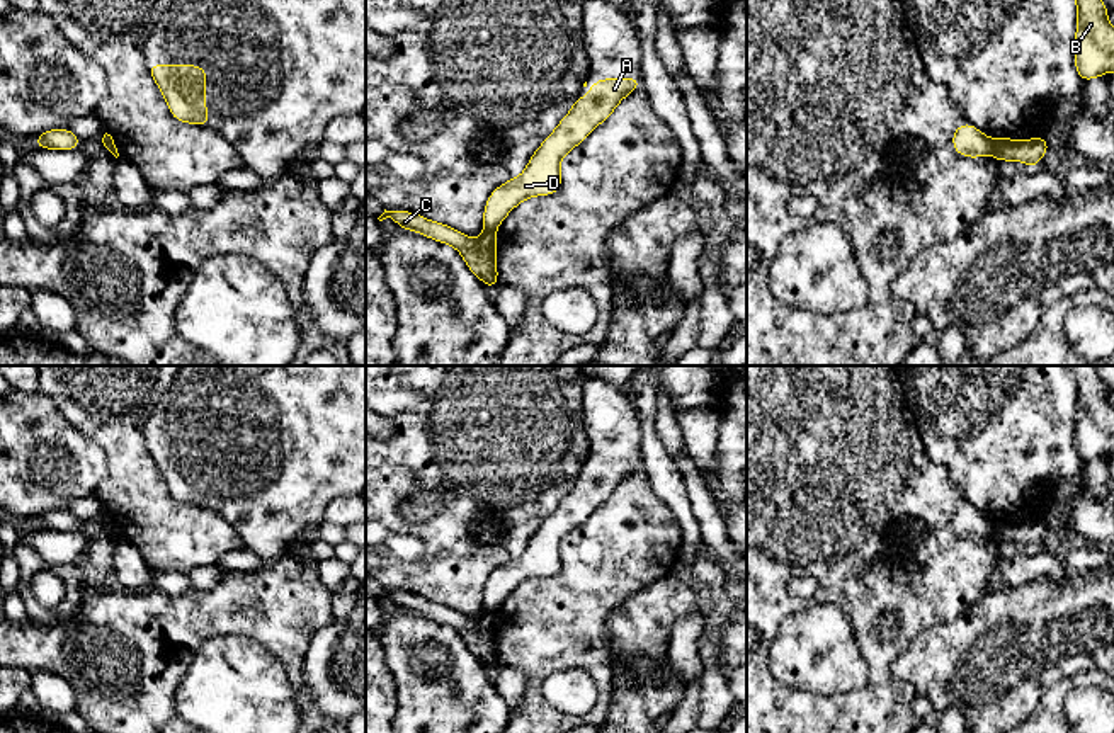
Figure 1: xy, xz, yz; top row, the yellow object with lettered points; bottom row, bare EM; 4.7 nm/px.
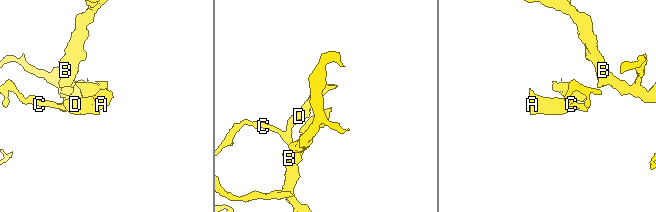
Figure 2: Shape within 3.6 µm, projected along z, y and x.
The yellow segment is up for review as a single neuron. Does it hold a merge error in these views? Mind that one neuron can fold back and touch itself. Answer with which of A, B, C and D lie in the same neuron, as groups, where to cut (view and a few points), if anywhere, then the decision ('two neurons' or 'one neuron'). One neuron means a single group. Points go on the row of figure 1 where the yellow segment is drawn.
groups A D / B C; cut yz (992, 140), (994, 153); two neurons

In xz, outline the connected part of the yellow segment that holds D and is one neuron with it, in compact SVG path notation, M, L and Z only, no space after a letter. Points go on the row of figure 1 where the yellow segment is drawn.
M602 78L590 85L588 97L577 95L571 111L532 153L526 170L490 194L483 213L485 231L495 231L522 201L556 194L561 187L560 163L563 156L604 122L617 104L639 85L643 85L641 78Z

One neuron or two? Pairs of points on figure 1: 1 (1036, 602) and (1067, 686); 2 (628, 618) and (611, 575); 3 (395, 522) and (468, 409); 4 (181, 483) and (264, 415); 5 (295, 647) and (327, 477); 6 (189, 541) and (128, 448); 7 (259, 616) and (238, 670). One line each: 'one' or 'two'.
1: two
2: two
3: one
4: one
5: two
6: one
7: two

